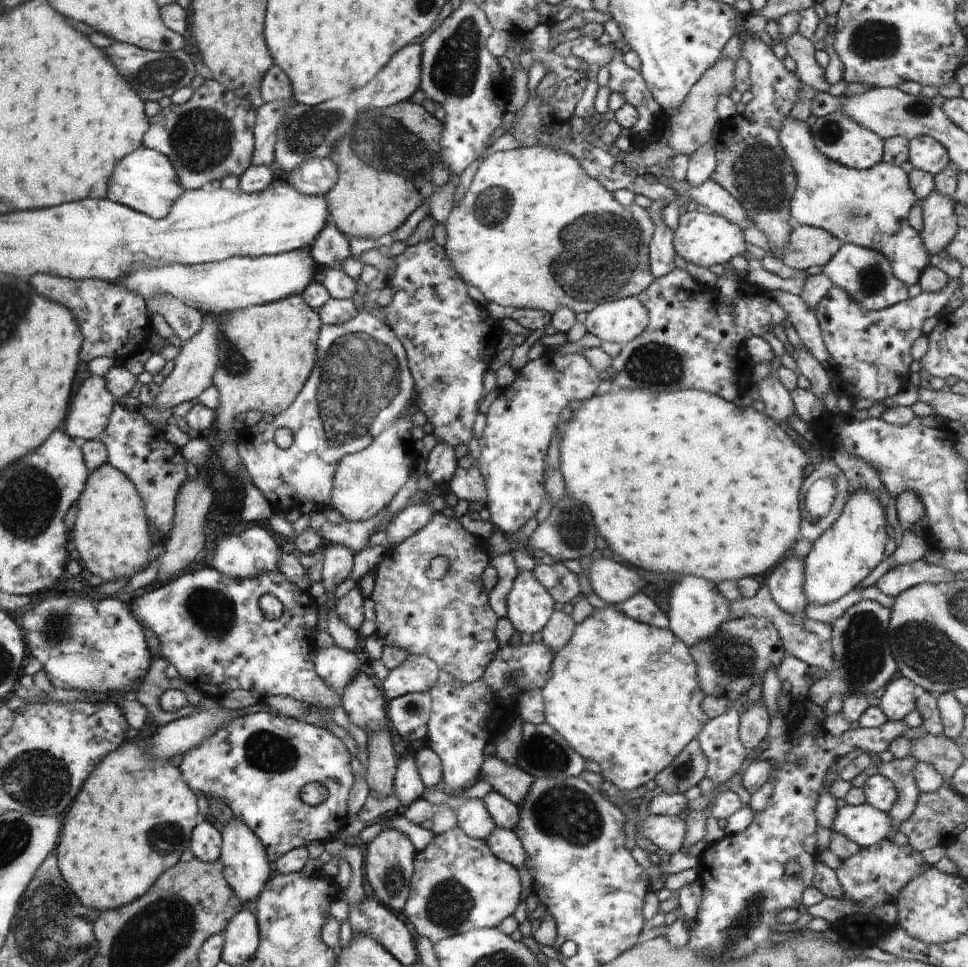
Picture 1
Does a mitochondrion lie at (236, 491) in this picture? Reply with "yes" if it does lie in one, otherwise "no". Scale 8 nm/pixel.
no

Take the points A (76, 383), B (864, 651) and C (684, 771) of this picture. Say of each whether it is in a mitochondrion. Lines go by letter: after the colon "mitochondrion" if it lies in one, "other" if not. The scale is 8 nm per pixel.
A: other
B: mitochondrion
C: mitochondrion

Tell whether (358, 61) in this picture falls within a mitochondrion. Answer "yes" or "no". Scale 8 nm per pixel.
no

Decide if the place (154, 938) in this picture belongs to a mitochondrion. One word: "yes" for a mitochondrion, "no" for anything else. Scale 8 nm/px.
yes

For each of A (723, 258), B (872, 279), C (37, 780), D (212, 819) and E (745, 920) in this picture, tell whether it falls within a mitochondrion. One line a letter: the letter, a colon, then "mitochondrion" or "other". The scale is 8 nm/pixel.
A: other
B: mitochondrion
C: mitochondrion
D: other
E: mitochondrion

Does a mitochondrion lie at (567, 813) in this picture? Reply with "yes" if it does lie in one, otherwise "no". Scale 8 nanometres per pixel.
yes

